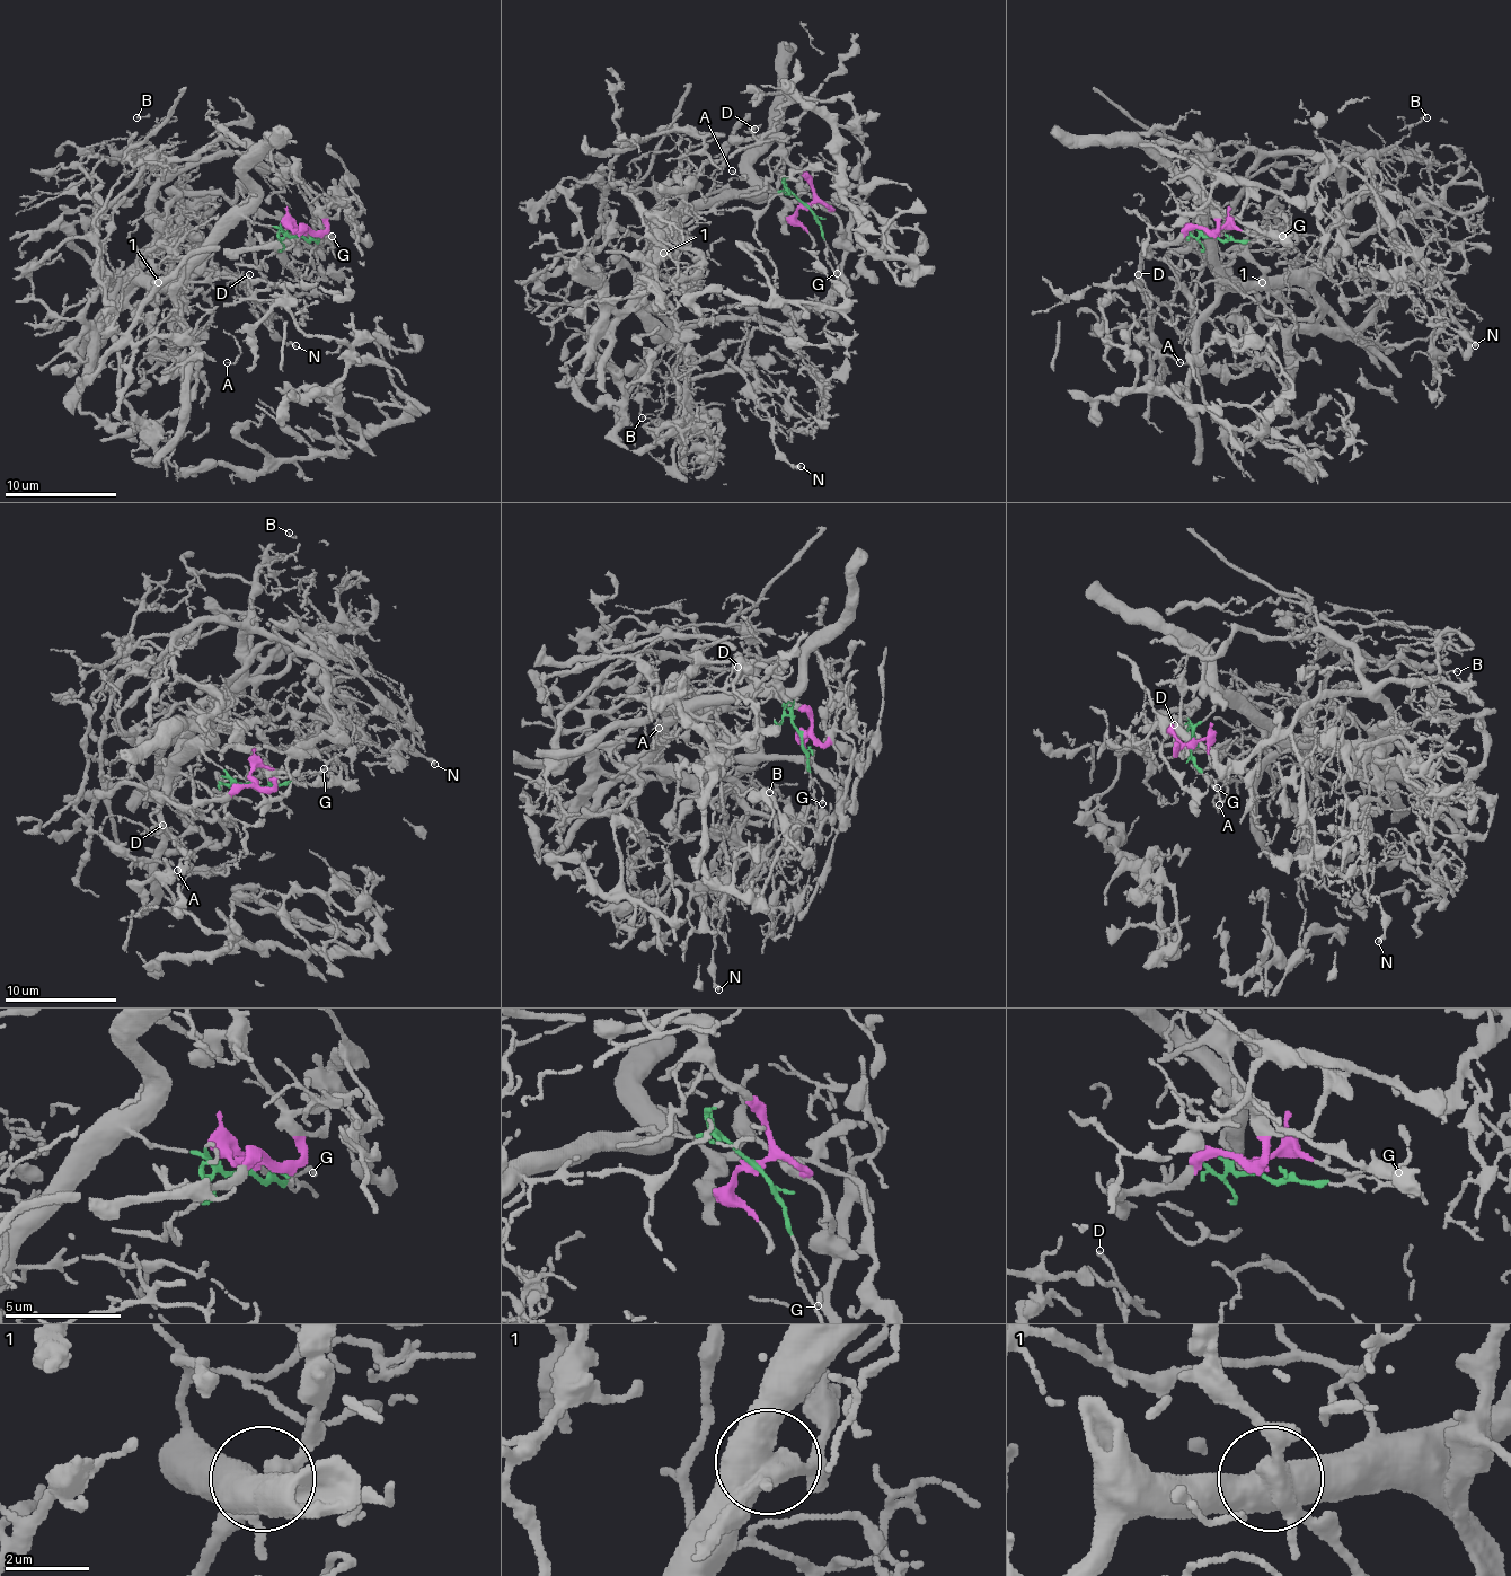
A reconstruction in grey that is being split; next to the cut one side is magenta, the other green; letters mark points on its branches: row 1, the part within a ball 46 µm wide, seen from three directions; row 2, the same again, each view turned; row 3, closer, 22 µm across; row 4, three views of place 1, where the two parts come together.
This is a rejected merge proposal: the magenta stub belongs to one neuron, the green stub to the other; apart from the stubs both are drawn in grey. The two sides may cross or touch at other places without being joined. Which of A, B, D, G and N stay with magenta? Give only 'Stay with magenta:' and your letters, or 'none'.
Stay with magenta: none

